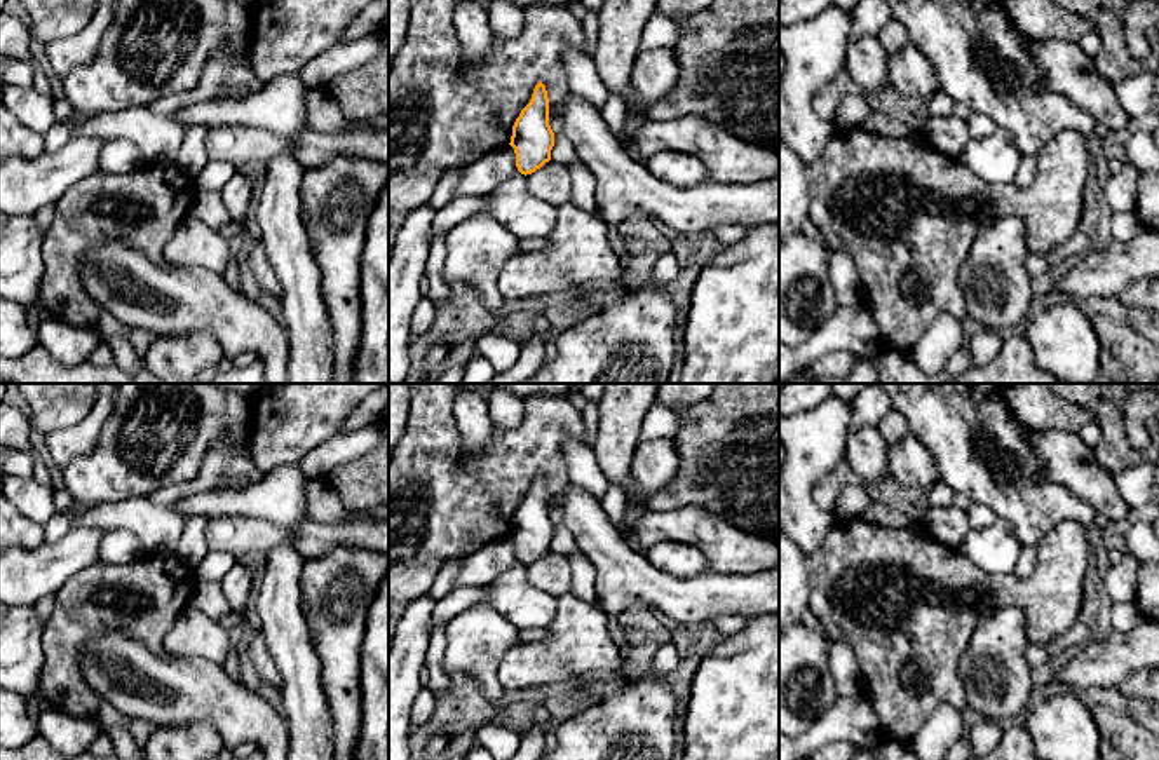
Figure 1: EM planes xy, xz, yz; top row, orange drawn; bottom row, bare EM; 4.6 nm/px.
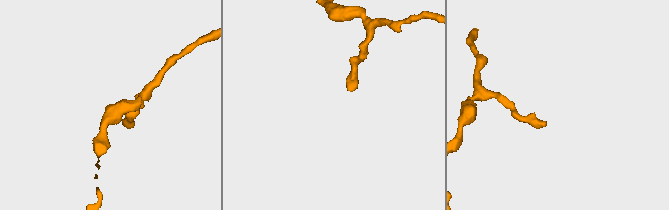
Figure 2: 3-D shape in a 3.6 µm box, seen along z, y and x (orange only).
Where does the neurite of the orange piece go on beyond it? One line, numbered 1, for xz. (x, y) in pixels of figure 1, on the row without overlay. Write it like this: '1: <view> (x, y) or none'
1: none

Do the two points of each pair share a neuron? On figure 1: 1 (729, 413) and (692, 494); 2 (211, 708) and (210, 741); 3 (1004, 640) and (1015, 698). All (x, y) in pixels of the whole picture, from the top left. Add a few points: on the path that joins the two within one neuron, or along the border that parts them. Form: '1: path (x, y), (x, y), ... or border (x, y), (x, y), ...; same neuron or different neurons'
1: path (713, 433), (694, 452), (687, 474); same neuron
2: border (169, 724), (208, 722), (223, 741); different neurons
3: path (1004, 654), (1011, 668), (1011, 684); same neuron

